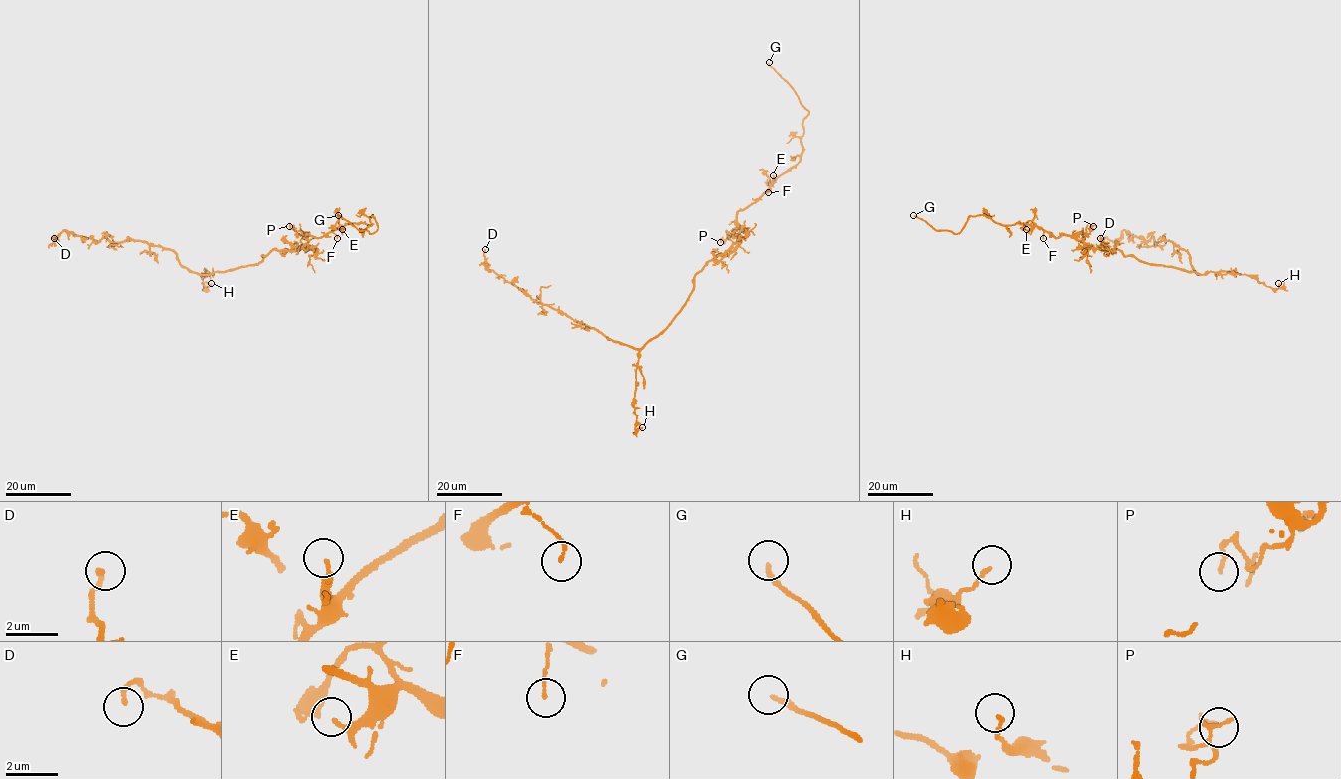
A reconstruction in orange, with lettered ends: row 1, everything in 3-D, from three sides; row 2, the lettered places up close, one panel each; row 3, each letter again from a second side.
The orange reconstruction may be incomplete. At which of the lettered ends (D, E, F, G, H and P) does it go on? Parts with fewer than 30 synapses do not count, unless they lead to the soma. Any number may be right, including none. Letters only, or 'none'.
G

